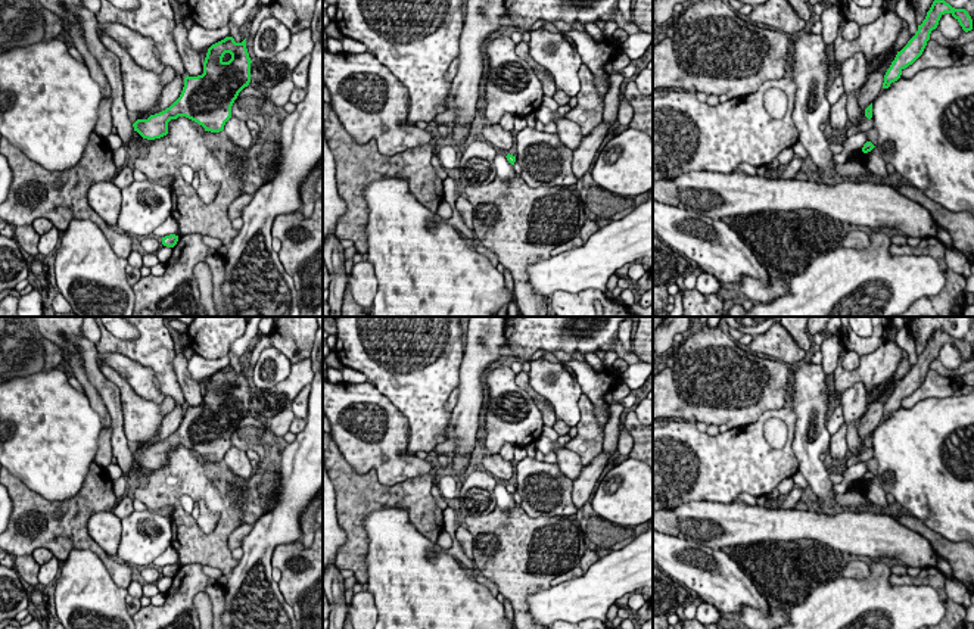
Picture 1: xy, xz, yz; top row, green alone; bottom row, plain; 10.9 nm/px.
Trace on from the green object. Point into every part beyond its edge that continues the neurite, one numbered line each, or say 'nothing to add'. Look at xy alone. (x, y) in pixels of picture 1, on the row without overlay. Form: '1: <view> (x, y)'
nothing to add

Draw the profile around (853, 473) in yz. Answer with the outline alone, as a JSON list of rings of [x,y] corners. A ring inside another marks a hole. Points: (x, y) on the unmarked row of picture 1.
[[[858,463],[850,465],[846,471],[843,471],[843,482],[833,485],[834,493],[844,493],[850,482],[858,482],[868,471],[866,463]]]

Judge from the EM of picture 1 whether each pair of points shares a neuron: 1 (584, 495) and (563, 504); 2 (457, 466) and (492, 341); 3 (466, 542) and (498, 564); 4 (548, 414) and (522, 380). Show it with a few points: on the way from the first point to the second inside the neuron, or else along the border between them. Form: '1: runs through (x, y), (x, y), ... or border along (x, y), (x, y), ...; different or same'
1: border along (572, 482), (572, 503), (578, 508); different
2: runs through (464, 435), (464, 416), (470, 402), (472, 371); same
3: border along (461, 522), (472, 536), (473, 559); different
4: runs through (544, 405), (528, 389); same

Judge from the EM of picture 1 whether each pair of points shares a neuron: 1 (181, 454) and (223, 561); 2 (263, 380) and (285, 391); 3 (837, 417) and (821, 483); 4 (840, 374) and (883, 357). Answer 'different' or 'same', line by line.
1: same
2: different
3: different
4: same

